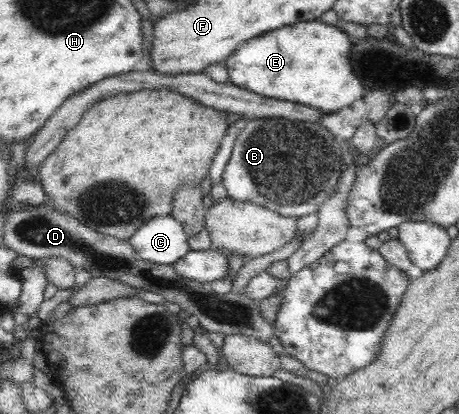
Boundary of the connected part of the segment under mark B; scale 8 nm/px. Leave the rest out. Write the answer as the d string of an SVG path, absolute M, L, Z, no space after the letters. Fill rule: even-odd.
M258 118L237 129L234 148L222 179L227 196L249 201L284 217L318 212L341 178L344 162L336 137L316 122Z

